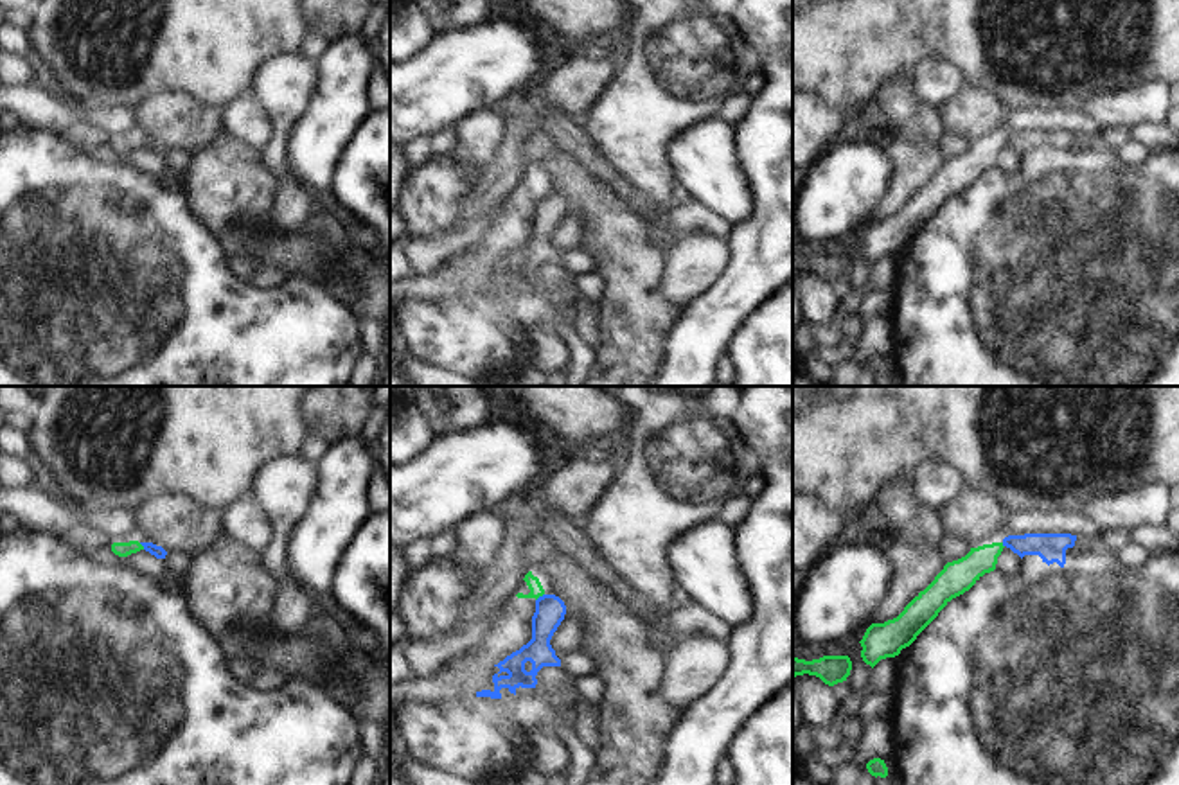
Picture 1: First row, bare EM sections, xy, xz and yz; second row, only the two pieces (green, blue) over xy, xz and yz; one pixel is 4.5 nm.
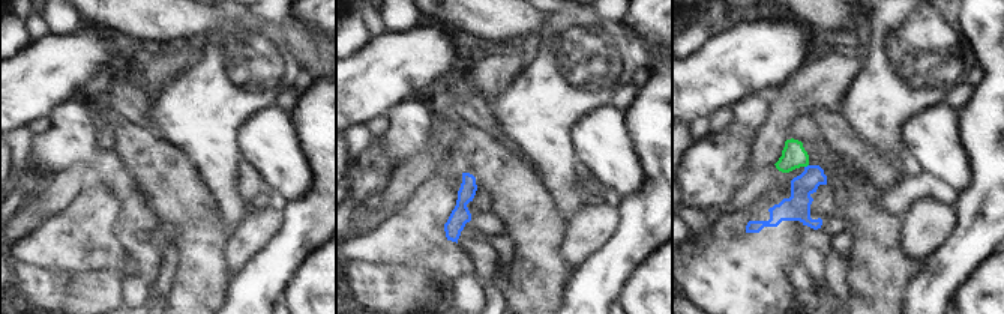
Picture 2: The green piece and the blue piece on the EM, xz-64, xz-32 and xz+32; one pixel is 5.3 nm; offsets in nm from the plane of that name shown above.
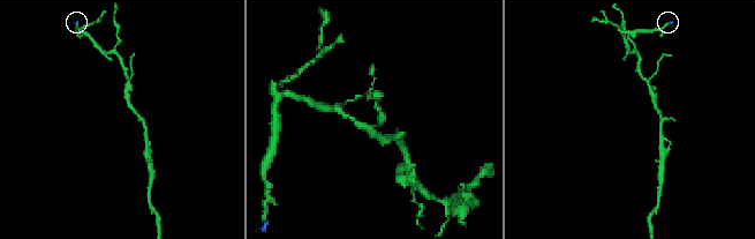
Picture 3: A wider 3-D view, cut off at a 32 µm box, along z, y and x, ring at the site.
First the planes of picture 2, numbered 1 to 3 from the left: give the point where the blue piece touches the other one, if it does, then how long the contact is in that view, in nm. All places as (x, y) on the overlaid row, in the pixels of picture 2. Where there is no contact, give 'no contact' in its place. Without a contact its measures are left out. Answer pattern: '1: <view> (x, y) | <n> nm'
1: no contact
2: no contact
3: xz+32 (806, 166) | 30 nm

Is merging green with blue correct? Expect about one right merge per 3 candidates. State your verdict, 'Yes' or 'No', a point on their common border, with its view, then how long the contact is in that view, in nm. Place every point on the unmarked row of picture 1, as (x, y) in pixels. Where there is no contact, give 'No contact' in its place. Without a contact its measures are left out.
No. Touches green at xz (540, 193). Shared border 50 nm

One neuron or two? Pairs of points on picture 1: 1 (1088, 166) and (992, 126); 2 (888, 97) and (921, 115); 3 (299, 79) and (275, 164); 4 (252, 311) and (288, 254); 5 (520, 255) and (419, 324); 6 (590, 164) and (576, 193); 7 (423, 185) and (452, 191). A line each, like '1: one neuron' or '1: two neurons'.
1: two neurons
2: one neuron
3: one neuron
4: two neurons
5: one neuron
6: two neurons
7: one neuron

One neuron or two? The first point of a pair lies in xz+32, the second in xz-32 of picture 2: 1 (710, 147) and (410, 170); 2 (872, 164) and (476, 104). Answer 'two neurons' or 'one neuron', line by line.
1: two neurons
2: one neuron

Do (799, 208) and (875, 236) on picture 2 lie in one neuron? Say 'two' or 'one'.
two

